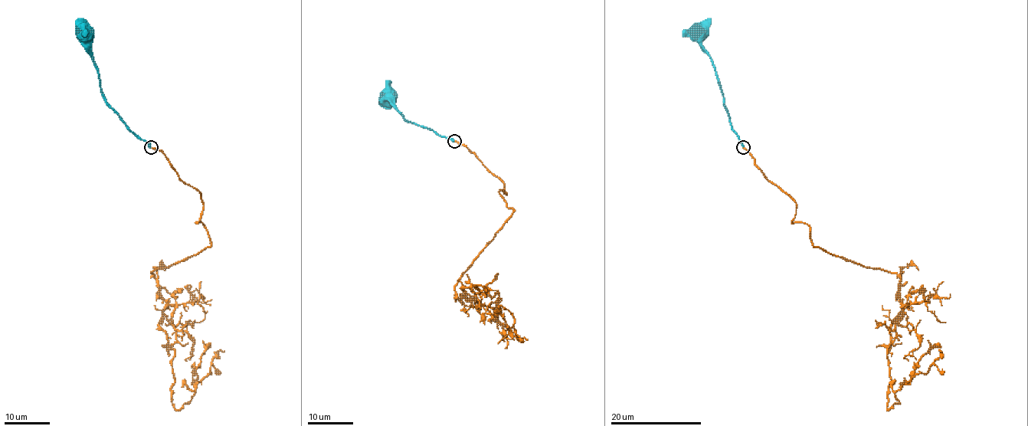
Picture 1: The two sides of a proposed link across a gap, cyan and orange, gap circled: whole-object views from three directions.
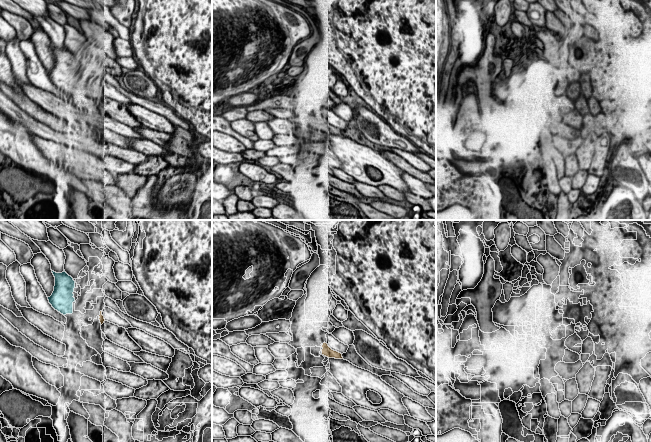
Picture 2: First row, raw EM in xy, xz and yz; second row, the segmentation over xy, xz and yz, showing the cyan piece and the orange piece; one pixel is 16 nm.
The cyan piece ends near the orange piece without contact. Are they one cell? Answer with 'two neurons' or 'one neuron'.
one neuron

